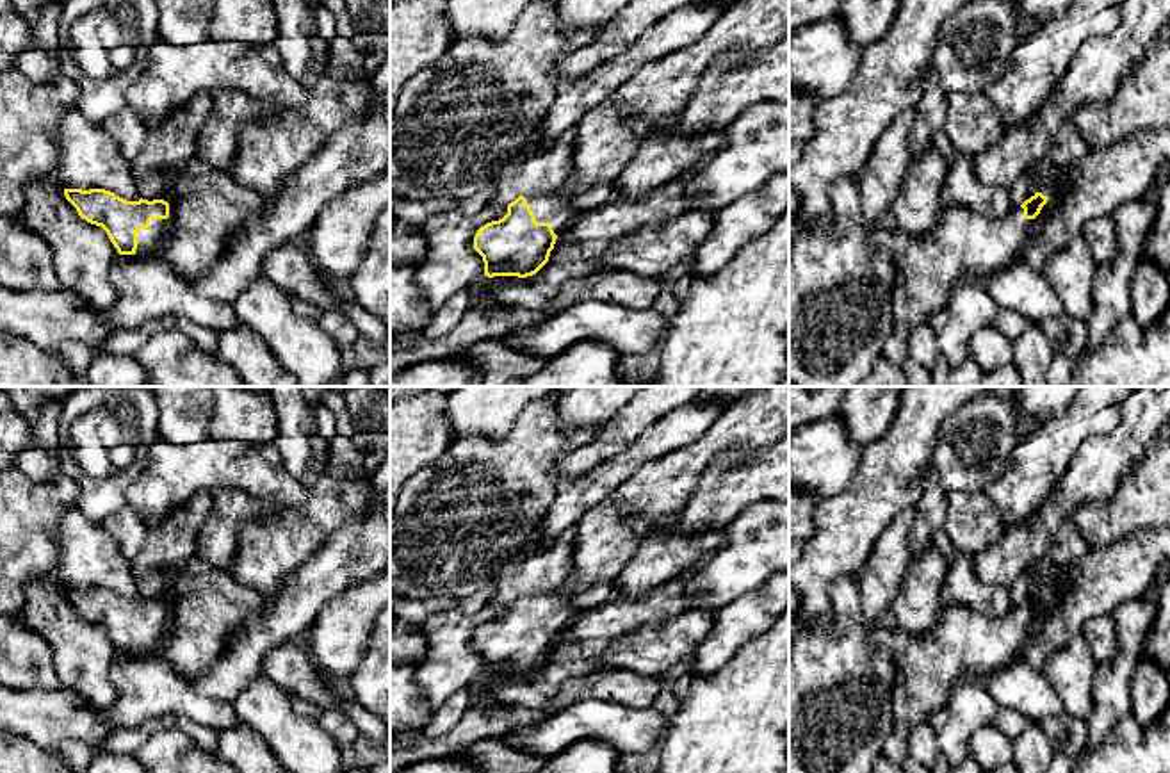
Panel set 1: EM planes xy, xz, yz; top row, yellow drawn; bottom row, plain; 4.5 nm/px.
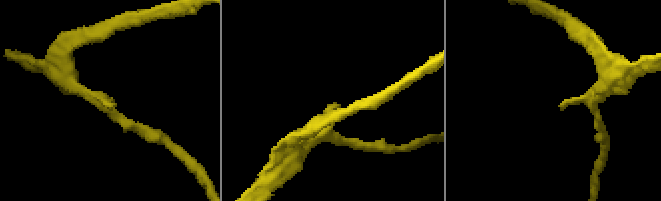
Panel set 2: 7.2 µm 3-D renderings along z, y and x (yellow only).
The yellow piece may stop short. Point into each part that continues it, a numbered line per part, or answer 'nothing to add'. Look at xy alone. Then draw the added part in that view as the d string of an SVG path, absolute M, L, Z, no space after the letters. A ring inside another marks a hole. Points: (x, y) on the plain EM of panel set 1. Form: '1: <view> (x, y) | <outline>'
1: xy (148, 640) | M151 618L150 625L146 629L137 631L137 648L135 655L137 657L150 657L151 652L155 652L167 631L169 631L171 618Z

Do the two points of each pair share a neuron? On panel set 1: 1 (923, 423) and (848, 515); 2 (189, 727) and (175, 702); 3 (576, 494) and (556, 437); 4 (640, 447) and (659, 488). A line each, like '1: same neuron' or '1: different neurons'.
1: same neuron
2: different neurons
3: different neurons
4: different neurons

